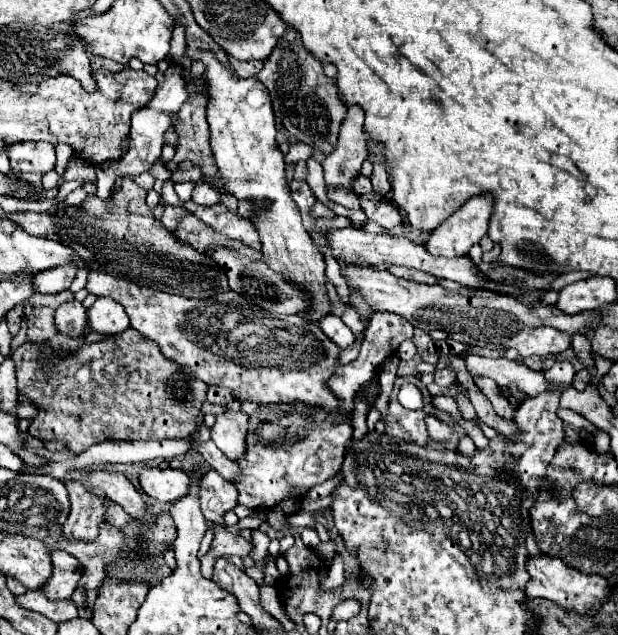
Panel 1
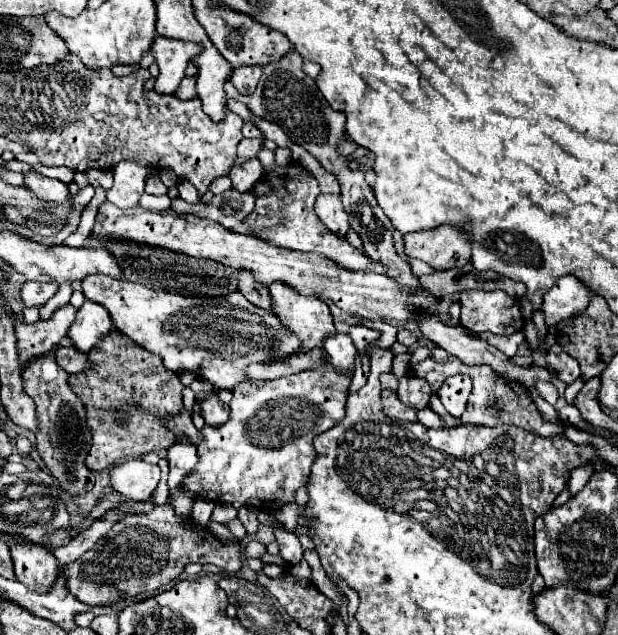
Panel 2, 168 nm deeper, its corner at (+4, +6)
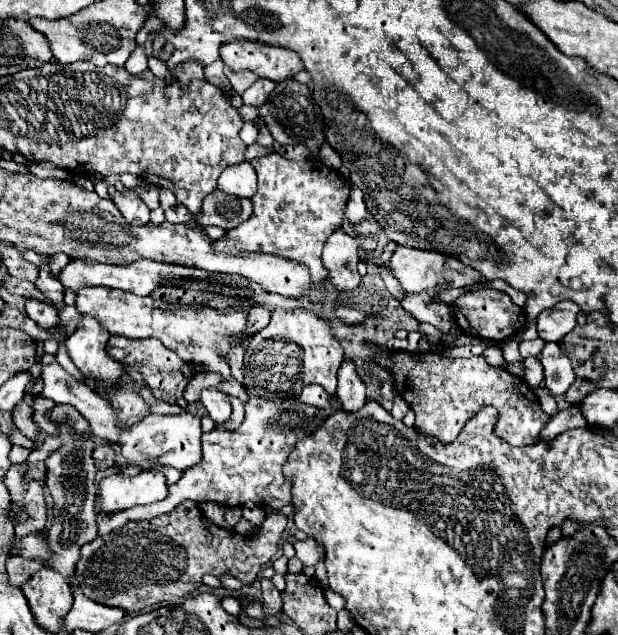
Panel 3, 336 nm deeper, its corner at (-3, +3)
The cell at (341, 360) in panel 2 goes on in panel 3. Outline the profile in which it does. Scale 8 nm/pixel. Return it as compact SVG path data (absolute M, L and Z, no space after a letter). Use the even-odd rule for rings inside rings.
M344 359L338 369L336 395L342 399L344 411L358 411L366 403L366 385L360 379L352 359Z

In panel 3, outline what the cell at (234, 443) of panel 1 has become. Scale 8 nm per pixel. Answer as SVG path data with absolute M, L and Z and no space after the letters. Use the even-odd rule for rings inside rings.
M216 387L204 389L202 391L202 405L206 407L208 415L216 421L216 423L226 423L232 415L232 407L230 407L230 399L228 395L220 393Z

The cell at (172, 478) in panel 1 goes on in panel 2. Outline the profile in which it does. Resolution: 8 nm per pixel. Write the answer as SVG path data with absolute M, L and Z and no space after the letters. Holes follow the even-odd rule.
M127 460L109 470L109 488L131 500L147 500L155 492L159 476L161 470L157 464Z

